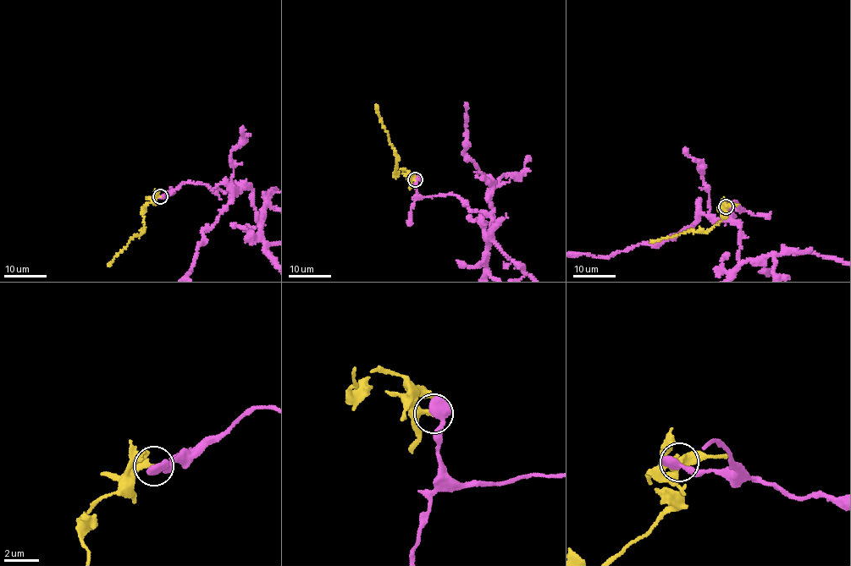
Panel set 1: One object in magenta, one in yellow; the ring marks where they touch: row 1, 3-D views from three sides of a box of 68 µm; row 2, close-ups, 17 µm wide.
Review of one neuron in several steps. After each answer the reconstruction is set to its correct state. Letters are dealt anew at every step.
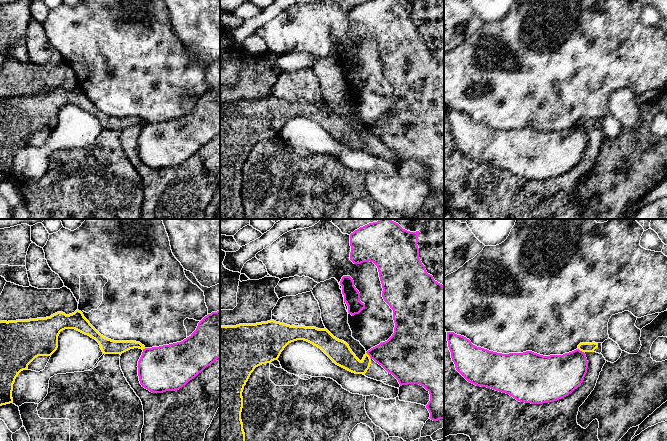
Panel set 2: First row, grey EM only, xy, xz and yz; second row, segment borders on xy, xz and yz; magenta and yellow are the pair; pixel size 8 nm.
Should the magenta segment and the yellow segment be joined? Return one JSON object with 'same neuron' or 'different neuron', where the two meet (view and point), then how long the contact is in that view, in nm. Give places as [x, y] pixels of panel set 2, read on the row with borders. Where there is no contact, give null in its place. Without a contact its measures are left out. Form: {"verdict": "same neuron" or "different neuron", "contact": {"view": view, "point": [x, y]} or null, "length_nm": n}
{"verdict": "different neuron", "contact": {"view": "xz", "point": [368, 354]}, "length_nm": 70}

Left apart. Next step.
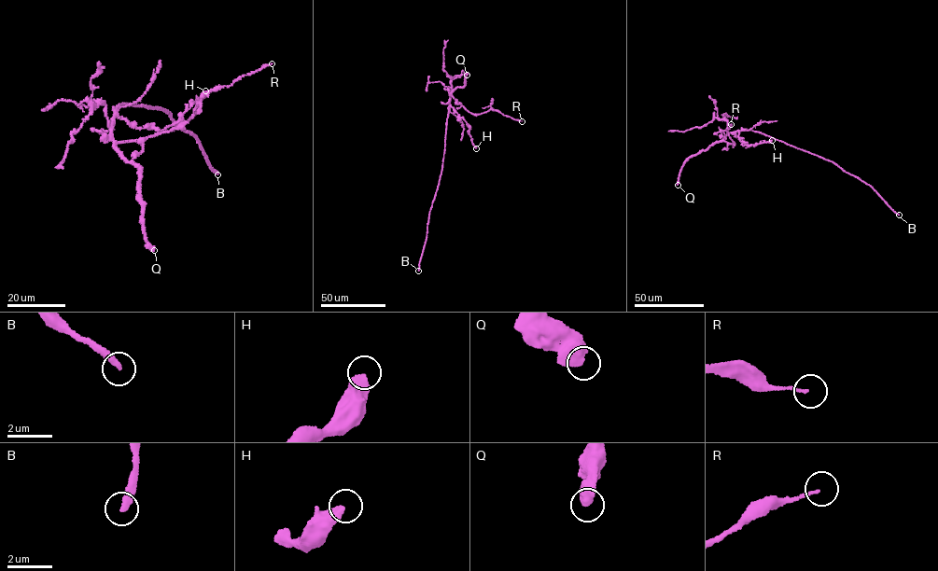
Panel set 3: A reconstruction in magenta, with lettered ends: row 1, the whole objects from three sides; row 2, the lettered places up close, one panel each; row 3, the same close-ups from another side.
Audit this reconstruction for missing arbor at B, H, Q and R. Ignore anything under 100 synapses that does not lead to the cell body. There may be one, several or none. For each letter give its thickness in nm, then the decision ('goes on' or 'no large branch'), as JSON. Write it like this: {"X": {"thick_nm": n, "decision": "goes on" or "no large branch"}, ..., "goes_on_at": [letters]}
{"B": {"thick_nm": 320, "decision": "goes on"}, "H": {"thick_nm": 420, "decision": "no large branch"}, "Q": {"thick_nm": 650, "decision": "no large branch"}, "R": {"thick_nm": 110, "decision": "no large branch"}, "goes_on_at": ["B"]}

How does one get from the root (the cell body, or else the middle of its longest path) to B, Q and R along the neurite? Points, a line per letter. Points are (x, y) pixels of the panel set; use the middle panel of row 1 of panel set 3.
B: (445, 139), (441, 172), (430, 211), (418, 271)
Q: (445, 139), (450, 94), (464, 85), (465, 72), (467, 75)
R: (445, 139), (451, 95), (472, 113), (491, 109), (522, 121)

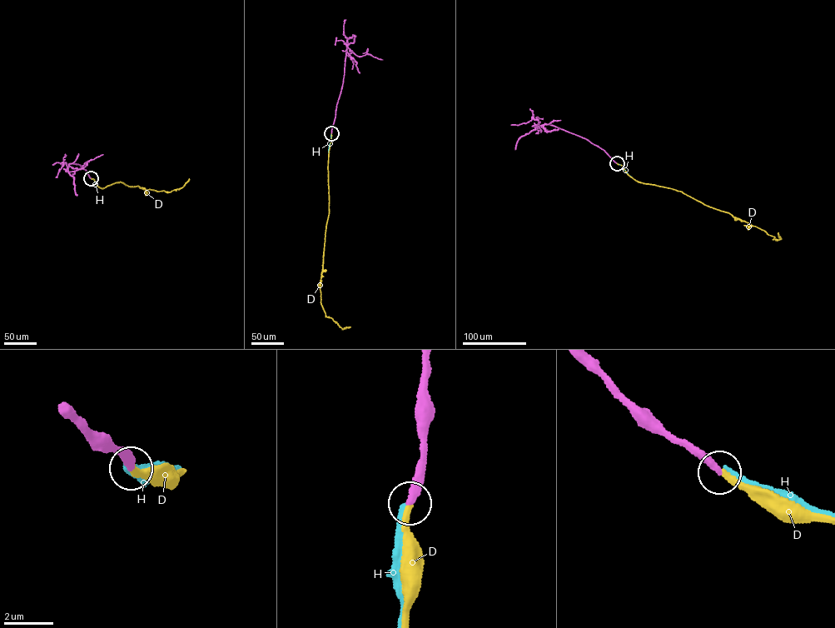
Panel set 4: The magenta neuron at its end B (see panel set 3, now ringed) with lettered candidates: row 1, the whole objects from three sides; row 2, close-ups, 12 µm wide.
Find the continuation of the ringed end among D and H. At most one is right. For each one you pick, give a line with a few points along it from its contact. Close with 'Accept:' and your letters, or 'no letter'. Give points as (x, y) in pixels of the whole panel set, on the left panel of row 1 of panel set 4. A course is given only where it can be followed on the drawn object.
D: it runs (91, 178), (101, 188), (120, 181), (146, 190), (170, 191), (182, 187), (189, 179)
Accept: D

